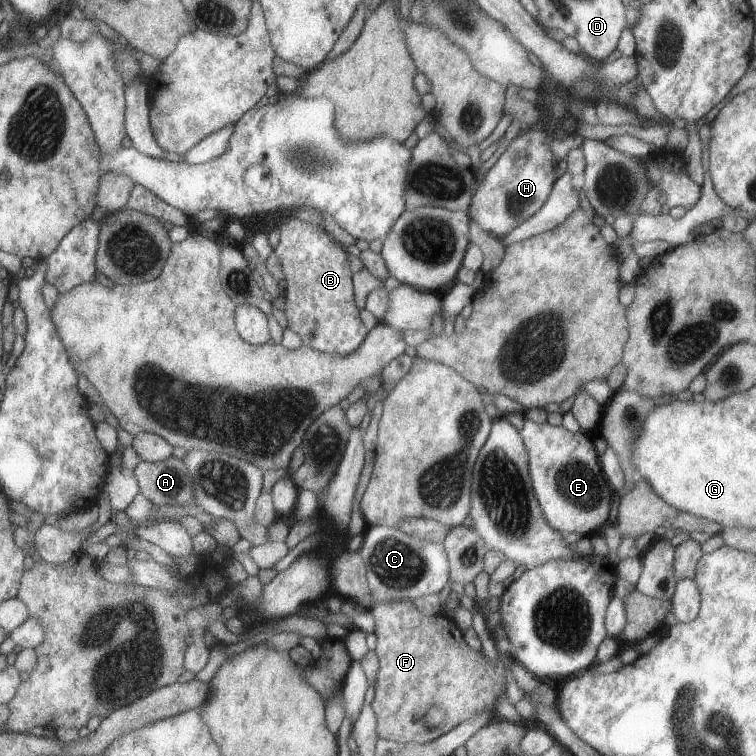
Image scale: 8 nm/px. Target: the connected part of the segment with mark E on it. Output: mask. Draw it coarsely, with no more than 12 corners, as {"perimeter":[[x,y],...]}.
{"perimeter":[[527,418],[546,522],[596,534],[615,493],[593,438]]}

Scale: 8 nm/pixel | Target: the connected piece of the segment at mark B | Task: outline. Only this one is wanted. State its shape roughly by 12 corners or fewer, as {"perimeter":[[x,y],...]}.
{"perimeter":[[292,216],[274,254],[287,328],[348,356],[369,330],[349,253]]}

